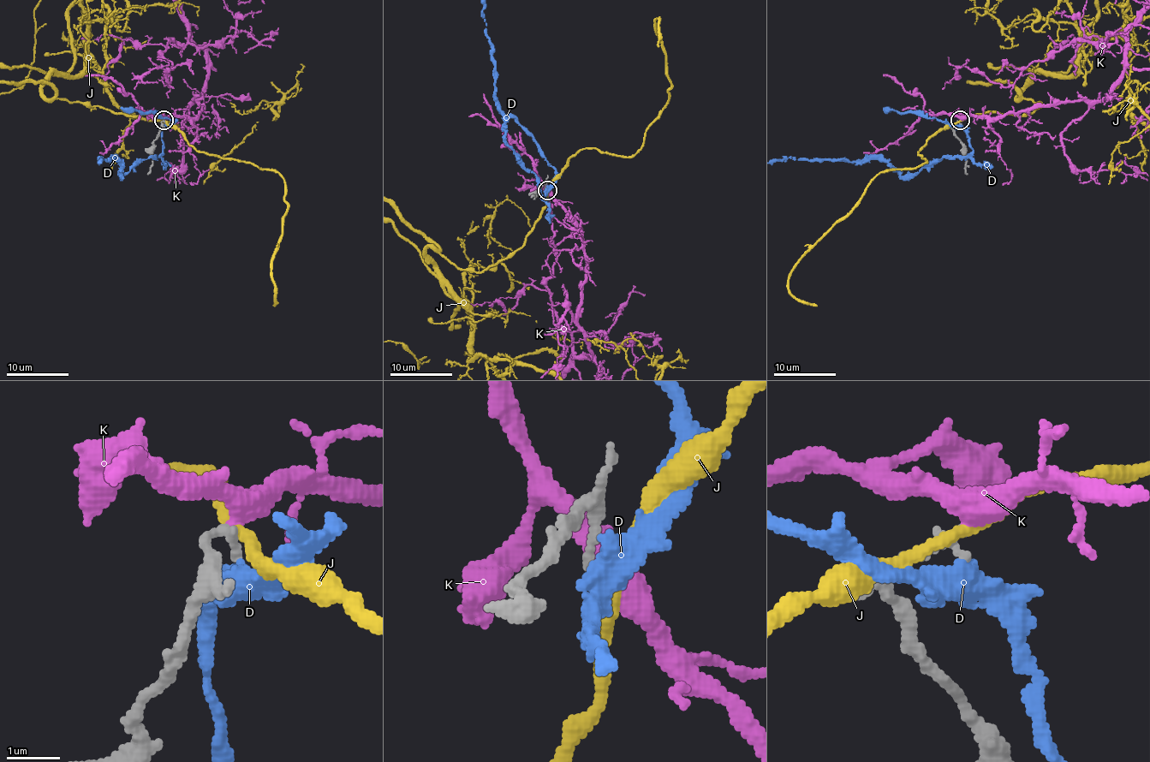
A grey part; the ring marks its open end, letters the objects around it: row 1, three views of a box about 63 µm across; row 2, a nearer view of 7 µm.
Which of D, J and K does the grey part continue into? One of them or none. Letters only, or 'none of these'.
K

